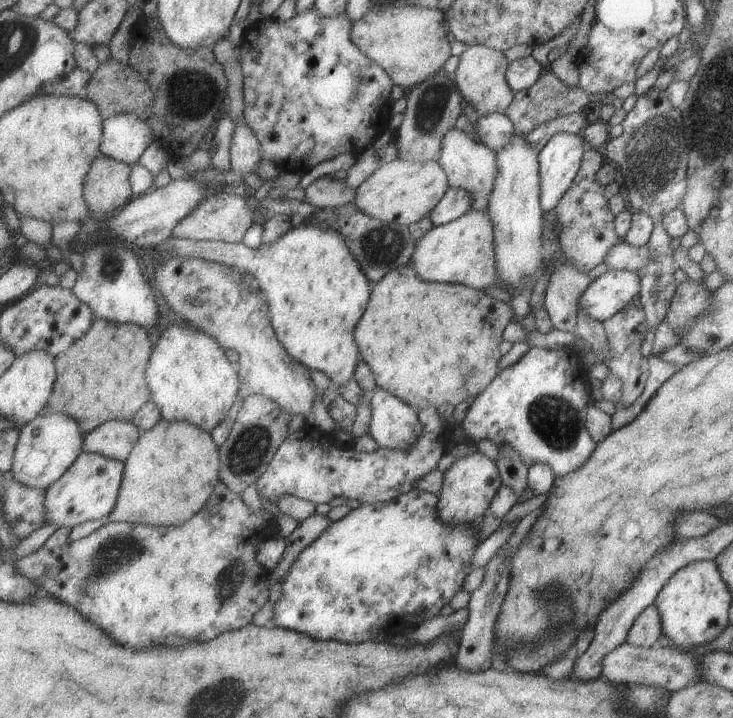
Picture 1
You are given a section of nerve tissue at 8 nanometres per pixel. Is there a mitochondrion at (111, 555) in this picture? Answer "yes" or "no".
yes

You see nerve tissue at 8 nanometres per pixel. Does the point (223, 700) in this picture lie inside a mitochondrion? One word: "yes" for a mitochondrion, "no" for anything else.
yes

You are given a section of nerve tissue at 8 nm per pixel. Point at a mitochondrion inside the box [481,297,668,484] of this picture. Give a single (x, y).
(556, 421)

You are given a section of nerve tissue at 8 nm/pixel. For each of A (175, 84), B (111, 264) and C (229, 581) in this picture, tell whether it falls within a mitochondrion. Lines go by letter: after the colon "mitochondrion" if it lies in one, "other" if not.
A: other
B: mitochondrion
C: mitochondrion

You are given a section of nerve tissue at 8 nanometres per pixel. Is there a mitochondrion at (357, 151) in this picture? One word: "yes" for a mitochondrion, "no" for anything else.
no

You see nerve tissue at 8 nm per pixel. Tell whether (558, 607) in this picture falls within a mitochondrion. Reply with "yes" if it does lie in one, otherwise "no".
yes

